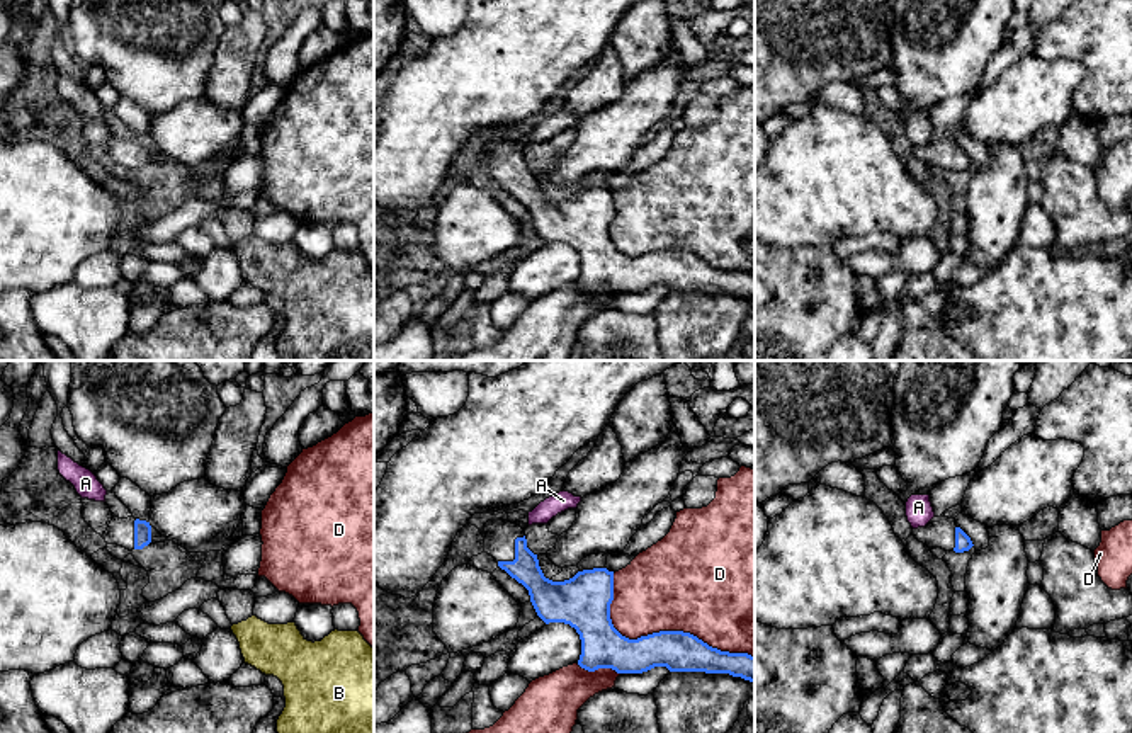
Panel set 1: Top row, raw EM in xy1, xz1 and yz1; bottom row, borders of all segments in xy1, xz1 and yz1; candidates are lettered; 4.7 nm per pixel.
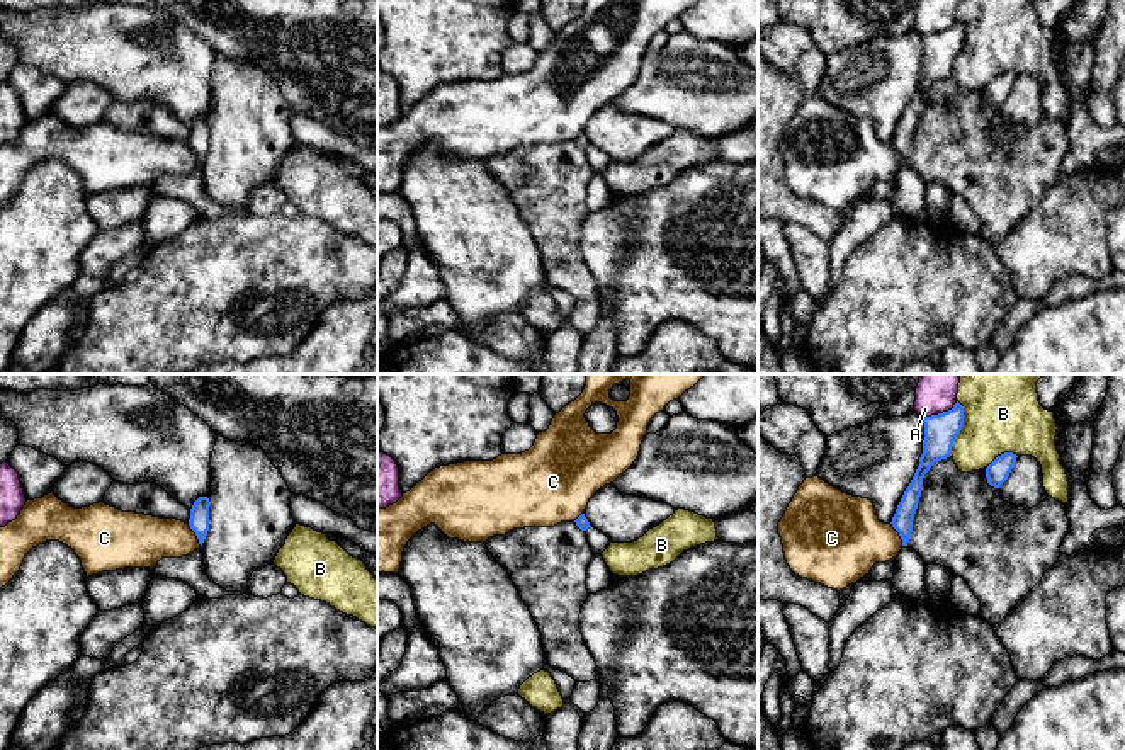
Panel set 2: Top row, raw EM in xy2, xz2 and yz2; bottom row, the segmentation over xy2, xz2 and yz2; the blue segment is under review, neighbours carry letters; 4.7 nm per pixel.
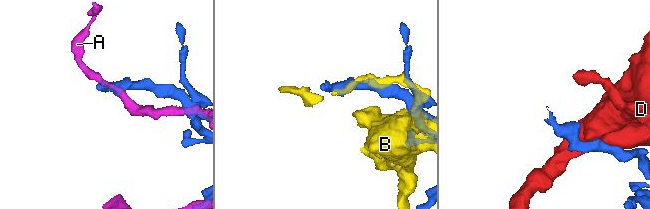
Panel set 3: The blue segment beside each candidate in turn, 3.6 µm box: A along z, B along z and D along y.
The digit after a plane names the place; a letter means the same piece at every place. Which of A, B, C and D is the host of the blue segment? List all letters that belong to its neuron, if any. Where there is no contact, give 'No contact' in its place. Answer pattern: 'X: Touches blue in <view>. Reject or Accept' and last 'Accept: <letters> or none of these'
A: Touches blue in yz2. Reject
B: Touches blue in yz2. Reject
C: Touches blue in yz2. Reject
D: Touches blue in xz1. Reject
Accept: none of these

